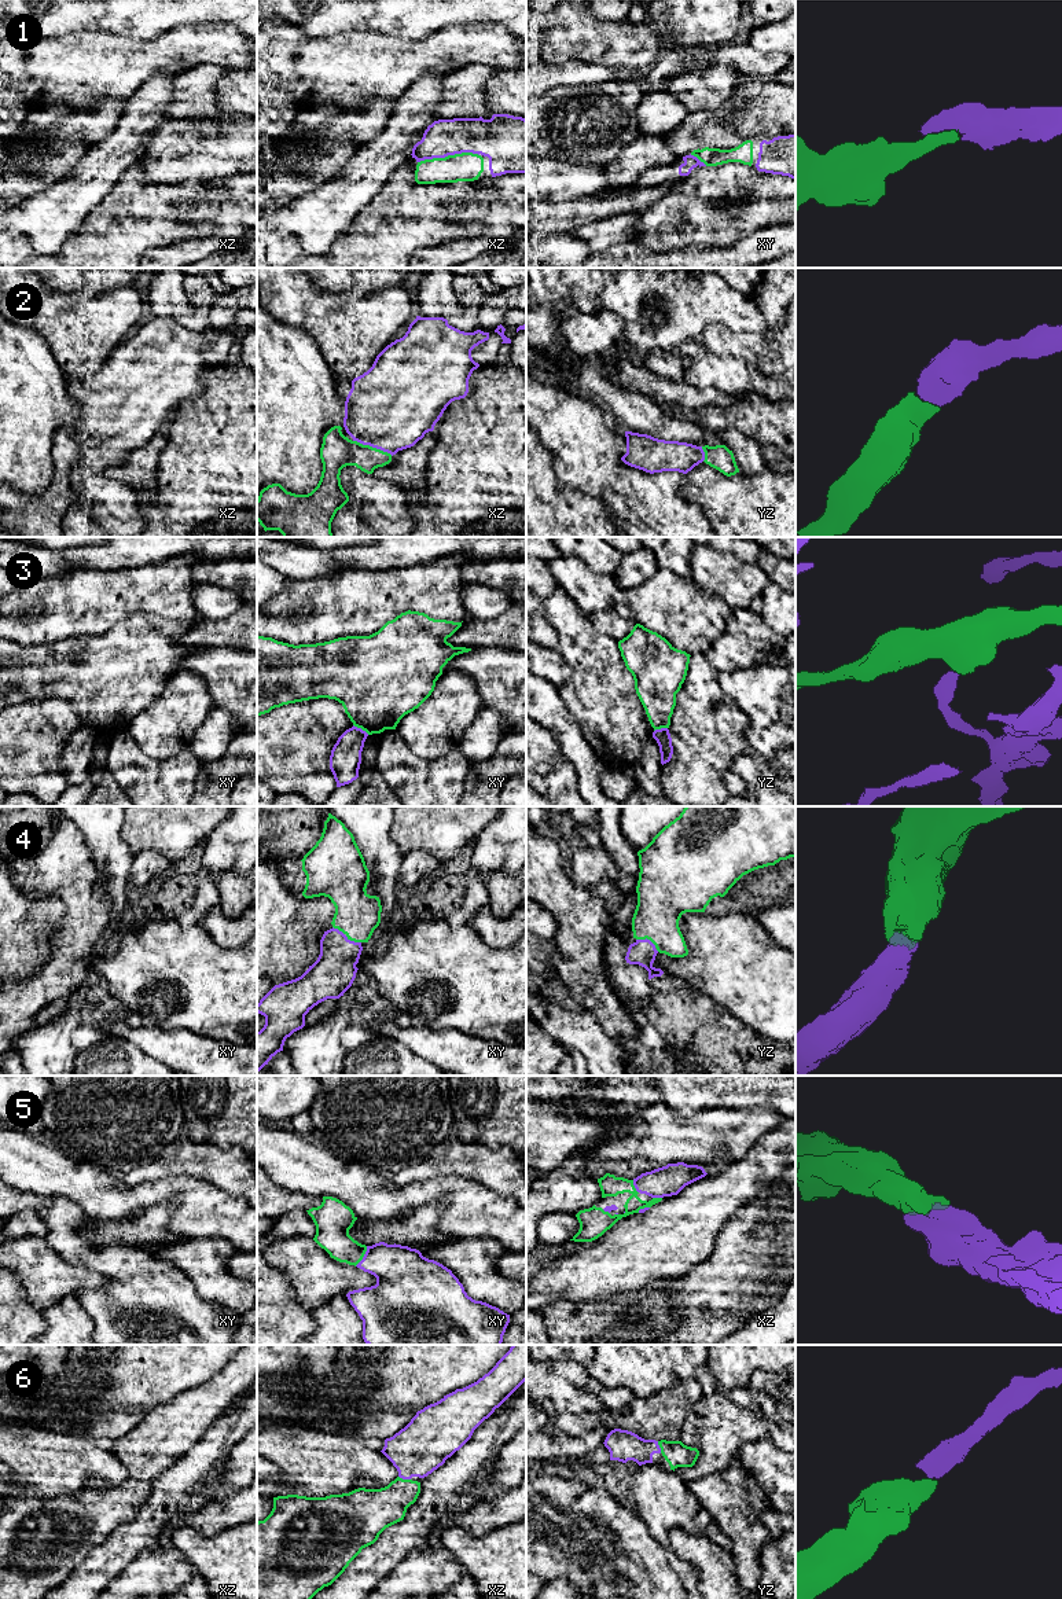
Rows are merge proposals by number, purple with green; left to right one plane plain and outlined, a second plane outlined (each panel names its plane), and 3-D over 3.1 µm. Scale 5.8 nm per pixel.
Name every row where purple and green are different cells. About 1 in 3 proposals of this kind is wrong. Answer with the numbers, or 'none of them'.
3

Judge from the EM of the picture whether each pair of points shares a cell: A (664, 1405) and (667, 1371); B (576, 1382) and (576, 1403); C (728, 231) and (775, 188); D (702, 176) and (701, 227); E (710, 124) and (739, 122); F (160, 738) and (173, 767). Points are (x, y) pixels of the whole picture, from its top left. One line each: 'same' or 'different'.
A: different
B: same
C: different
D: different
E: same
F: different

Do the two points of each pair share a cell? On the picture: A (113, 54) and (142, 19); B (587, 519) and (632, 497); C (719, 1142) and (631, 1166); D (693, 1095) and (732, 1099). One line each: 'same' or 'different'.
A: different
B: different
C: same
D: same

